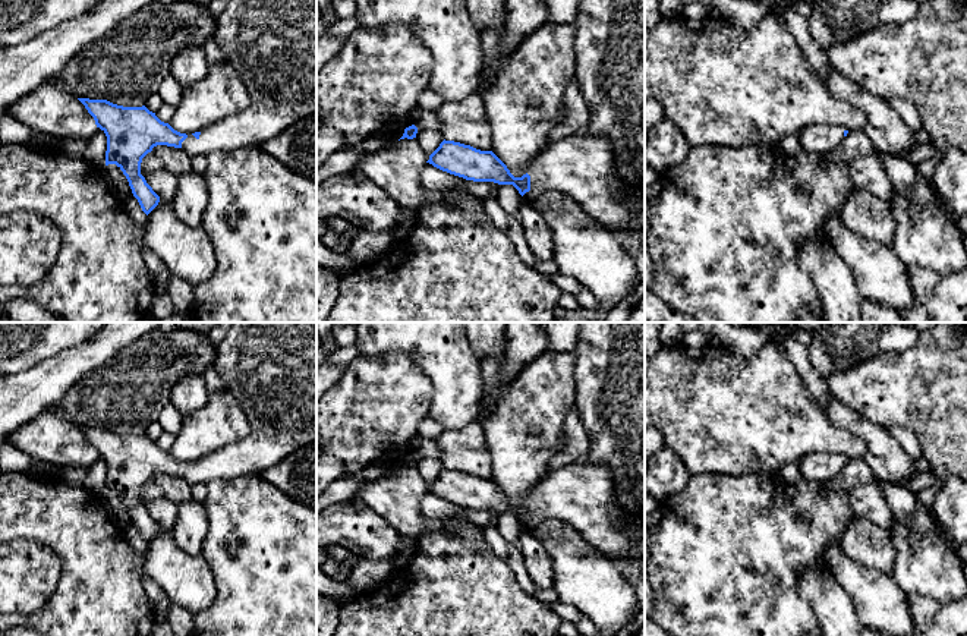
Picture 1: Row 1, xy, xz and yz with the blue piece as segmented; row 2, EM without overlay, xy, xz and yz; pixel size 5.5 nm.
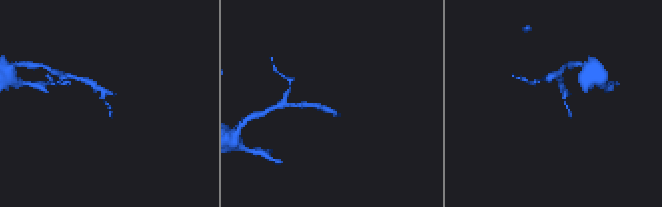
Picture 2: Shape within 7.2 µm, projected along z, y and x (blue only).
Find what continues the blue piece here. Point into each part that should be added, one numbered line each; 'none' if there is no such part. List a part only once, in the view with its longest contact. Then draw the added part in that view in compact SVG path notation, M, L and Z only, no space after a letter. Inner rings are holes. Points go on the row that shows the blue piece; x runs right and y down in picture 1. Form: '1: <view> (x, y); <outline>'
1: xz (582, 166); M586 132L574 133L551 144L529 167L530 191L558 191L573 198L592 218L614 232L630 233L645 248L645 198L633 192L615 171L612 144L607 136L595 136Z

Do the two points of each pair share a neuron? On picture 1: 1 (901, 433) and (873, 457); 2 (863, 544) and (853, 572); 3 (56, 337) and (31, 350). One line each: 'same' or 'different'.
1: different
2: different
3: same

